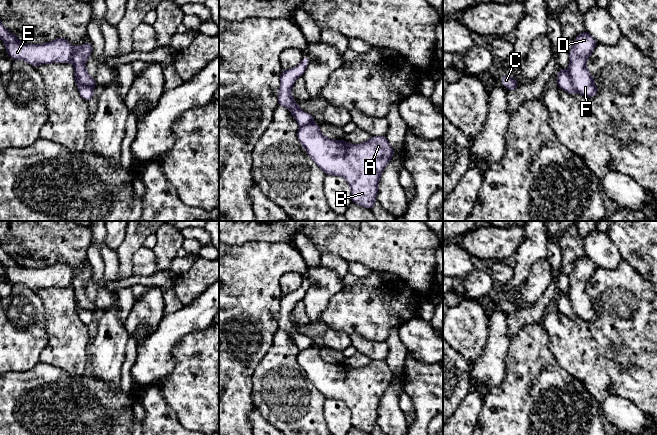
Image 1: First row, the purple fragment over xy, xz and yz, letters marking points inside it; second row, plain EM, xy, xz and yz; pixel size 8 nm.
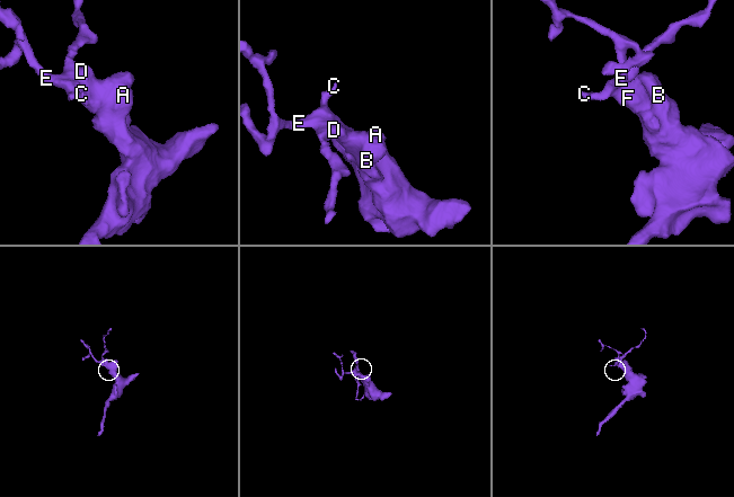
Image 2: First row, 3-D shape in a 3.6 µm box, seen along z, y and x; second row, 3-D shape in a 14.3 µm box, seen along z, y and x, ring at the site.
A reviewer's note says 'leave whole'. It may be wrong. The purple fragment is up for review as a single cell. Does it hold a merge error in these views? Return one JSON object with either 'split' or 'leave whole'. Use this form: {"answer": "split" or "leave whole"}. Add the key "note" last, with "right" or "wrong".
{"answer": "split", "note": "wrong"}

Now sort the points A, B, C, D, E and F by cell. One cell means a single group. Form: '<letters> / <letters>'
A B D F / C E

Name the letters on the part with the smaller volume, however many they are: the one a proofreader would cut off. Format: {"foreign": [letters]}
{"foreign": ["C", "E"]}

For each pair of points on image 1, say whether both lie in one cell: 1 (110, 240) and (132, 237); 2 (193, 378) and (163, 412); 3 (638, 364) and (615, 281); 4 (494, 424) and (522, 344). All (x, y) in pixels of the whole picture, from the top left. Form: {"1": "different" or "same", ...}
{"1": "different", "2": "different", "3": "same", "4": "same"}

